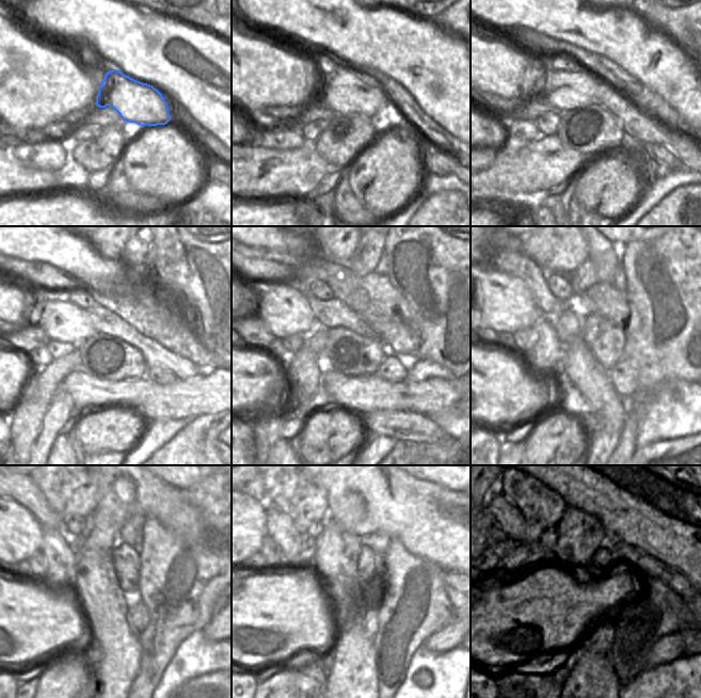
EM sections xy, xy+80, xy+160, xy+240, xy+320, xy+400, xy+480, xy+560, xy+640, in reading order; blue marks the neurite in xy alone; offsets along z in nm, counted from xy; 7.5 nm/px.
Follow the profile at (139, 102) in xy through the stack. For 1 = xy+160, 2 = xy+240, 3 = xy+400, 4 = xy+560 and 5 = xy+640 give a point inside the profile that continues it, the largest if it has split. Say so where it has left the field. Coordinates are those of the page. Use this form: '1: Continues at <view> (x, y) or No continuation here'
1: Continues at xy+160 (563, 90)
2: Continues at xy+240 (61, 320)
3: Continues at xy+400 (505, 302)
4: Continues at xy+560 (253, 517)
5: Continues at xy+640 (492, 519)

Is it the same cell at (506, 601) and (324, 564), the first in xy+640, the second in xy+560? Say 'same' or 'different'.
different

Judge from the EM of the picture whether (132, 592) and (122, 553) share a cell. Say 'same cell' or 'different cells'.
same cell

